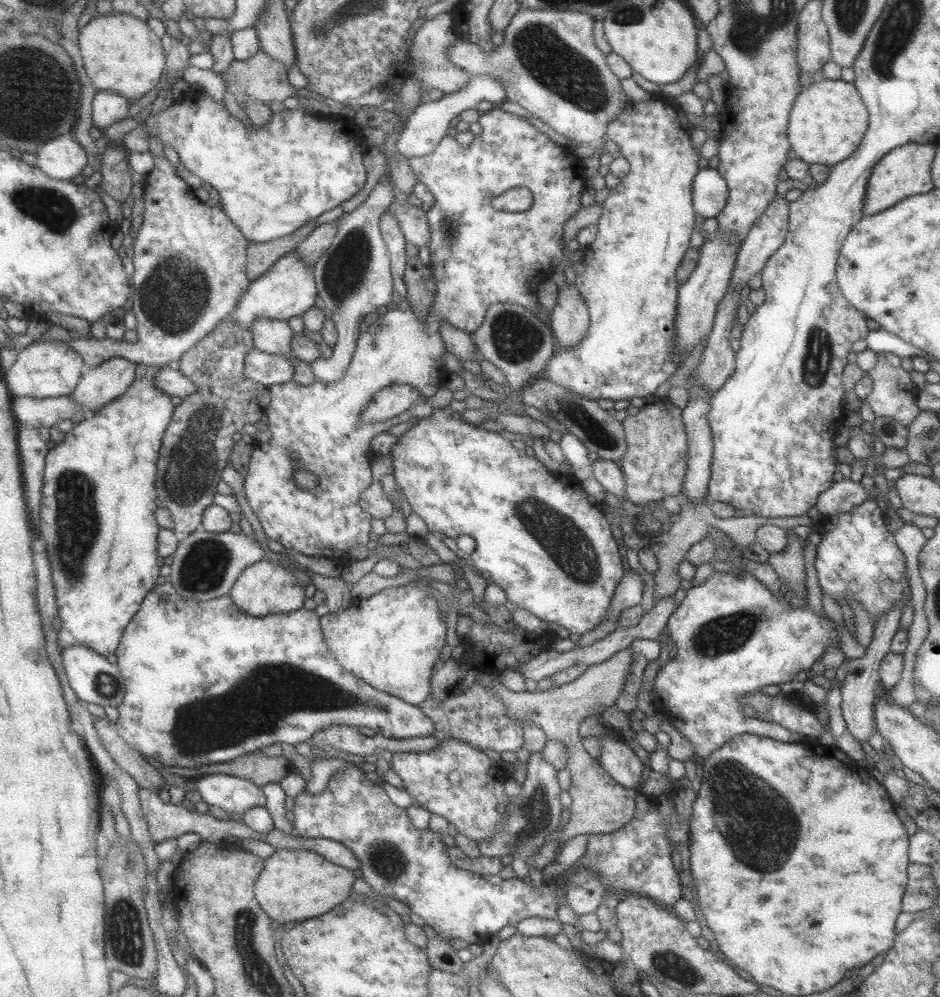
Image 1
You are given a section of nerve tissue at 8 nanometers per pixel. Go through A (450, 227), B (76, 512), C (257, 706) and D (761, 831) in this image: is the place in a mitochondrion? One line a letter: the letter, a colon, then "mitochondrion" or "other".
A: mitochondrion
B: mitochondrion
C: mitochondrion
D: mitochondrion

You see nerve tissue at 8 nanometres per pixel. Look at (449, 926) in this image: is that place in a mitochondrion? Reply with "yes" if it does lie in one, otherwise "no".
no

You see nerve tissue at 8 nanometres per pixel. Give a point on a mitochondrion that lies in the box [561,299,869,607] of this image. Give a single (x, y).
(817, 365)

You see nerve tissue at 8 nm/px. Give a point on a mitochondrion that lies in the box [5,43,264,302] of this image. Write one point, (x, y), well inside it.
(50, 207)

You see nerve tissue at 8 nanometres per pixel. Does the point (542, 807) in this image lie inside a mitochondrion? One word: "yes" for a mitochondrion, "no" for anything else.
yes

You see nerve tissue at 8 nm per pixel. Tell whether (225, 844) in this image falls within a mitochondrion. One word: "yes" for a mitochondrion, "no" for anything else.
no

